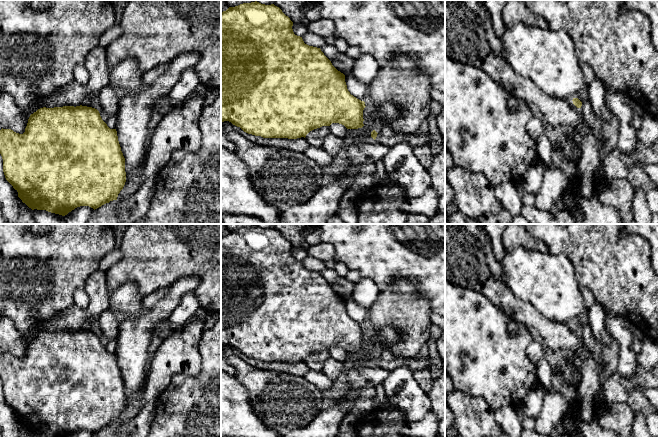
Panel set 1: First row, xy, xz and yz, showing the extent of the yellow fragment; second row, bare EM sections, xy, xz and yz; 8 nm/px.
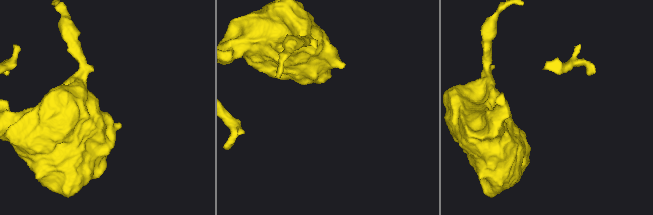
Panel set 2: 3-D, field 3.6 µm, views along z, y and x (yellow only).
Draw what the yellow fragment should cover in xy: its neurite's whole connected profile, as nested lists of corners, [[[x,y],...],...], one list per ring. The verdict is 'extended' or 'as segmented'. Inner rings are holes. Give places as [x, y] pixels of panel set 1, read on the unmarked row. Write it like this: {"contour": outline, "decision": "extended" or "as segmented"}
{"contour": [[[92,331],[38,333],[30,339],[23,358],[0,354],[0,378],[6,404],[32,434],[69,437],[80,430],[95,434],[117,424],[126,406],[125,382],[117,355],[110,353]]], "decision": "as segmented"}

